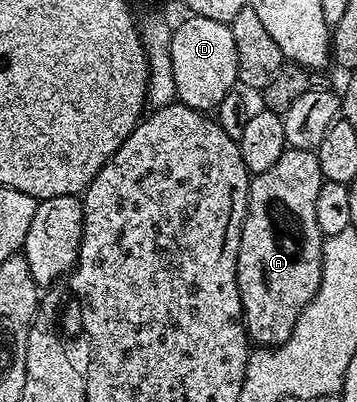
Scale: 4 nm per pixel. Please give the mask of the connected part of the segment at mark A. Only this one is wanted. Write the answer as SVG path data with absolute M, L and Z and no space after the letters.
M296 147L283 151L271 168L250 180L237 285L247 338L260 348L279 347L287 340L321 285L325 237L317 229L317 192L323 180L318 154Z

